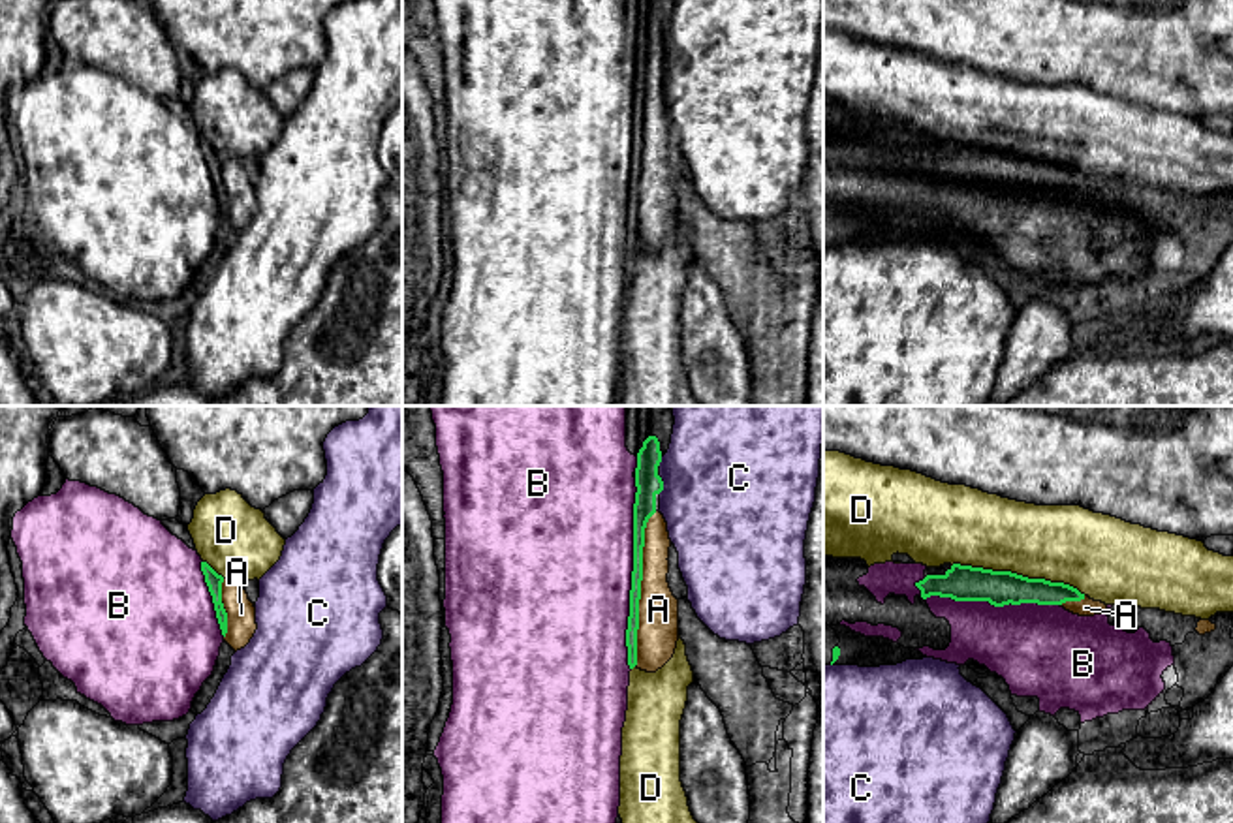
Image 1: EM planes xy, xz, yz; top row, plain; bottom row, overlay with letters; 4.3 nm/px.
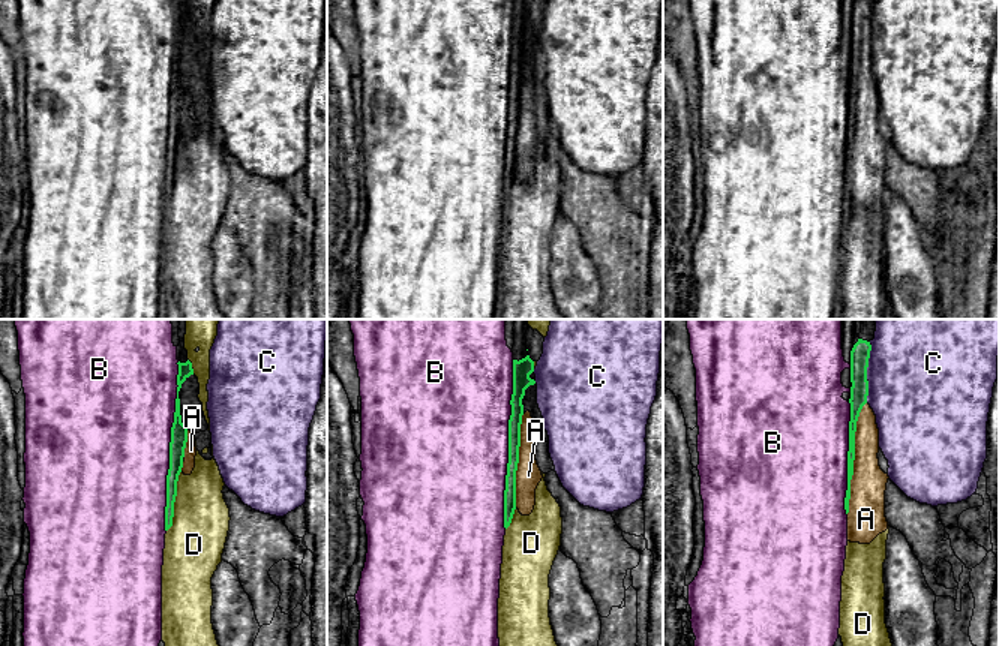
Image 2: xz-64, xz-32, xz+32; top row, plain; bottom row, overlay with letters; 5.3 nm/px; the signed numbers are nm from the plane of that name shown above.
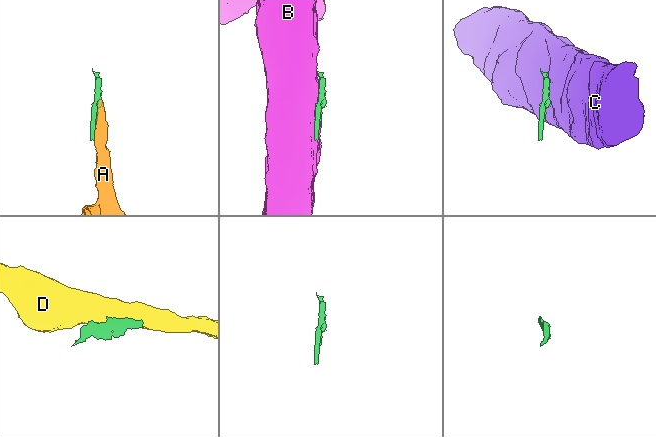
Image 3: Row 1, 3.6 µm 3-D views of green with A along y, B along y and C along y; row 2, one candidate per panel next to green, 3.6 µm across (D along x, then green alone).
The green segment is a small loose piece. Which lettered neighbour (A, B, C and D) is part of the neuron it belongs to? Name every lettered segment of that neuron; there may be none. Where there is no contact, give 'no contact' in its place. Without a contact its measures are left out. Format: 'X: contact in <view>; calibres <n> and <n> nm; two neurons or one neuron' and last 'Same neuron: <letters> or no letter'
A: contact in xz; calibres 50 and 180 nm; one neuron
B: contact in xz; calibres 70 and 500 nm; two neurons
C: contact in xz; calibres 110 and 500 nm; two neurons
D: contact in yz; calibres 160 and 340 nm; two neurons
Same neuron: A

